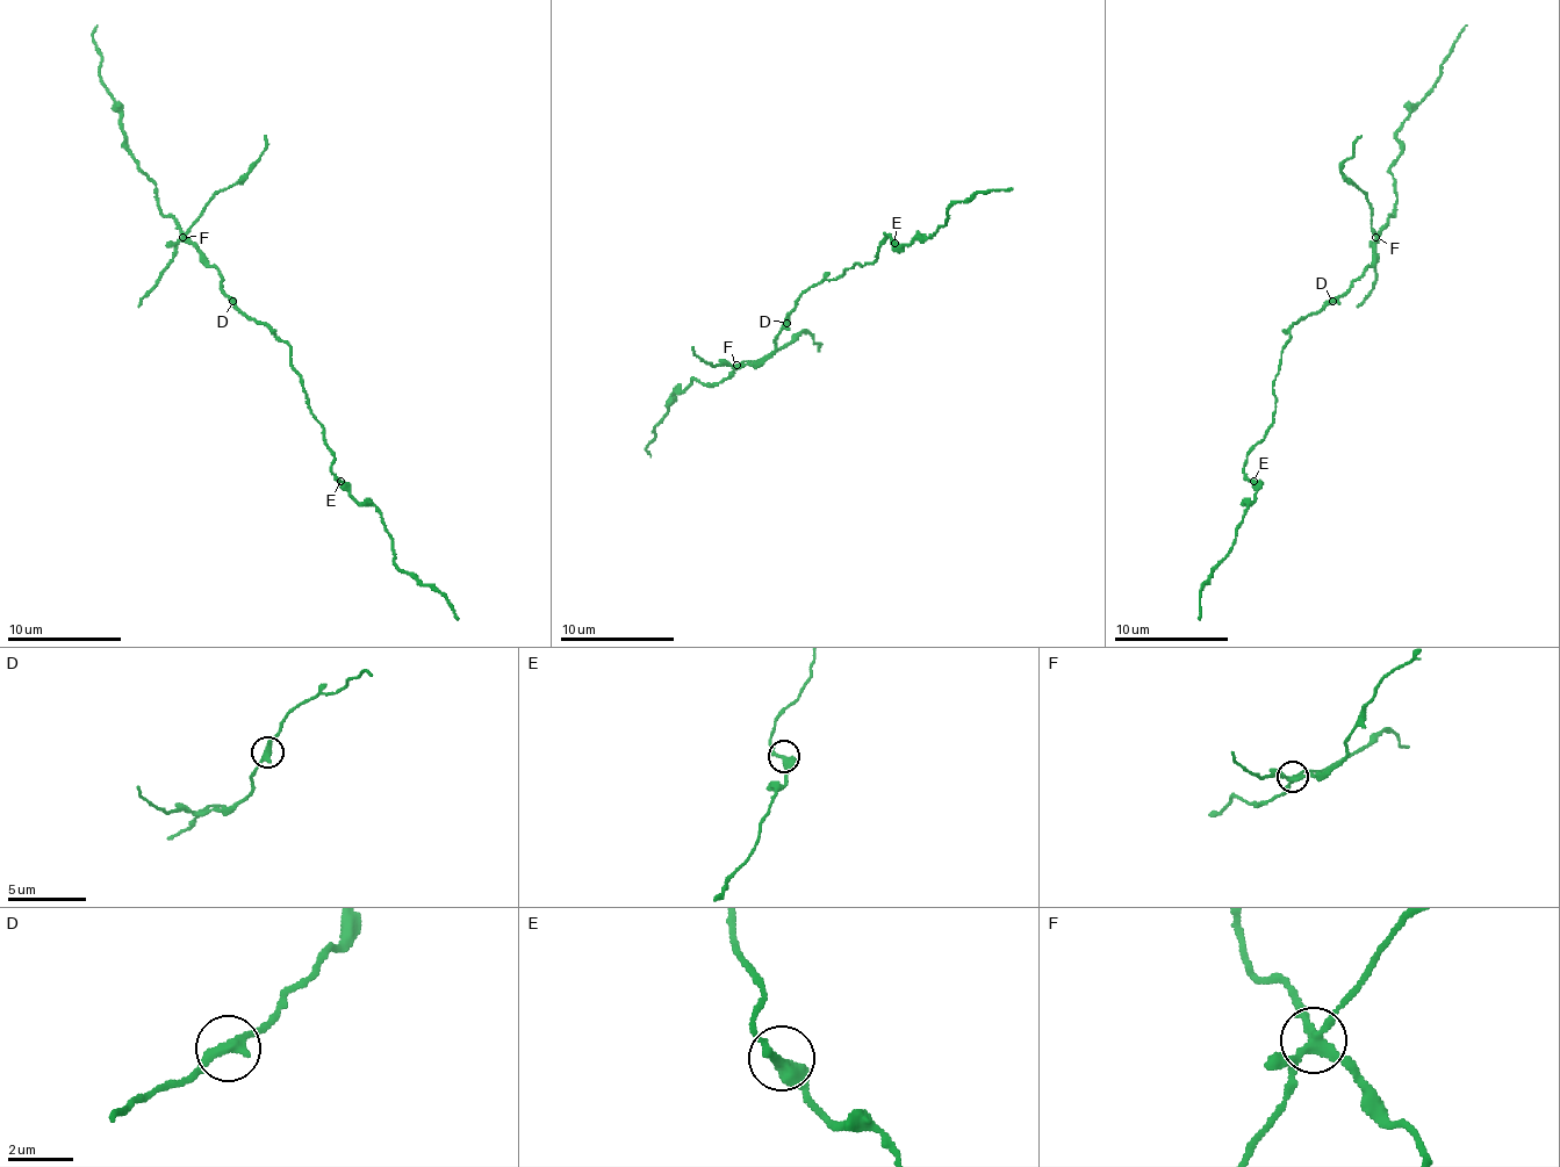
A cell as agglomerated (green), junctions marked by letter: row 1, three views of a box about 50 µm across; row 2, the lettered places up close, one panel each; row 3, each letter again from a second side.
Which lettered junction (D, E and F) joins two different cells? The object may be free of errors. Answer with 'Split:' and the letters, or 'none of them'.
Split: F

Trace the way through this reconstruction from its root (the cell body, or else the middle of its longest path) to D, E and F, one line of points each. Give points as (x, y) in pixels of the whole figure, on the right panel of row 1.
D: (1299, 323), (1334, 300)
E: (1299, 323), (1281, 346), (1281, 364), (1273, 383), (1273, 423), (1248, 454), (1244, 475), (1253, 481)
F: (1299, 323), (1324, 303), (1334, 303), (1365, 272), (1373, 260), (1377, 237)

